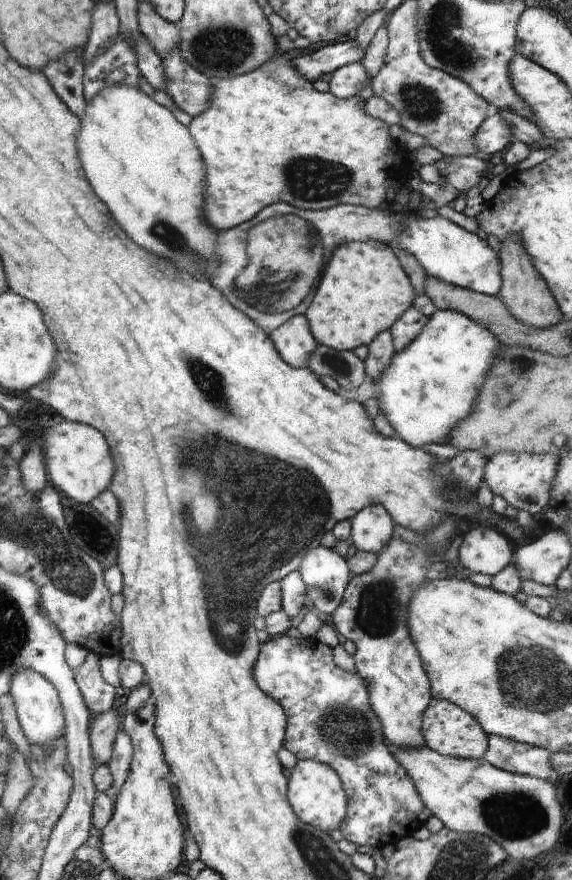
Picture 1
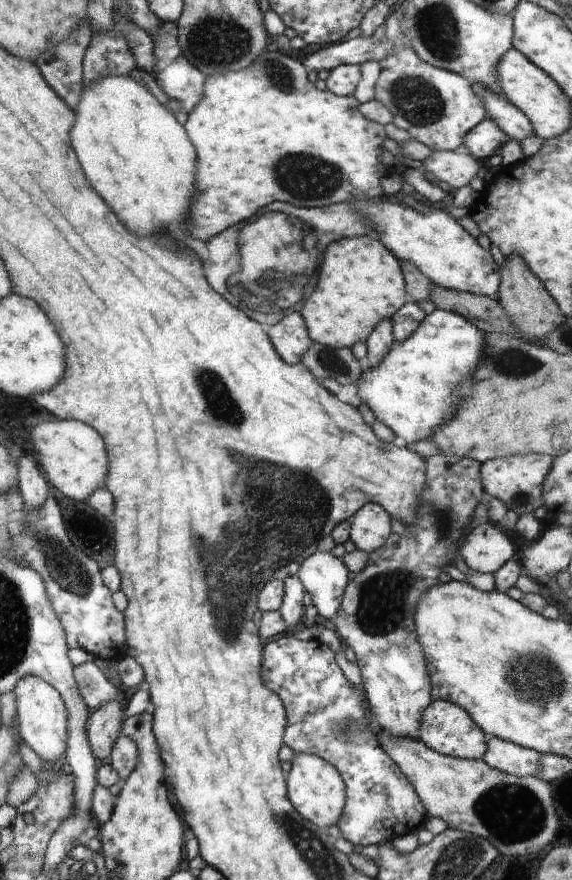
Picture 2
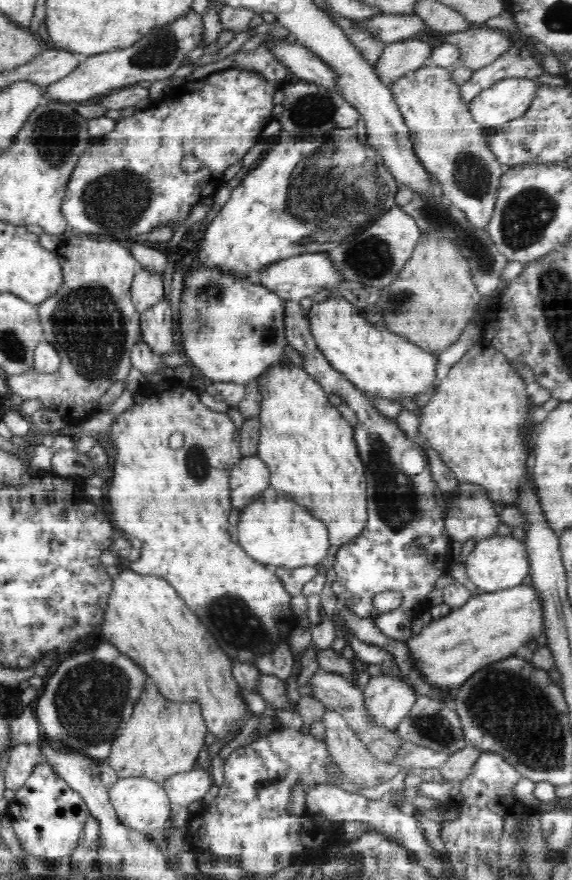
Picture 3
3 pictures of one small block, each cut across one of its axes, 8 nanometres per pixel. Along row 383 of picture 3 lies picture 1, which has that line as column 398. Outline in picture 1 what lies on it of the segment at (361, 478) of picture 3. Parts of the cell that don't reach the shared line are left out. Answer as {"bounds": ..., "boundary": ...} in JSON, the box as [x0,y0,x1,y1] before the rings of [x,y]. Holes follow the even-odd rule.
{"bounds":[303,240,418,352],"boundary":[[[375,240],[352,241],[333,250],[316,278],[316,294],[303,315],[320,345],[340,352],[353,351],[358,346],[372,344],[380,332],[390,330],[418,294],[388,244]]]}

